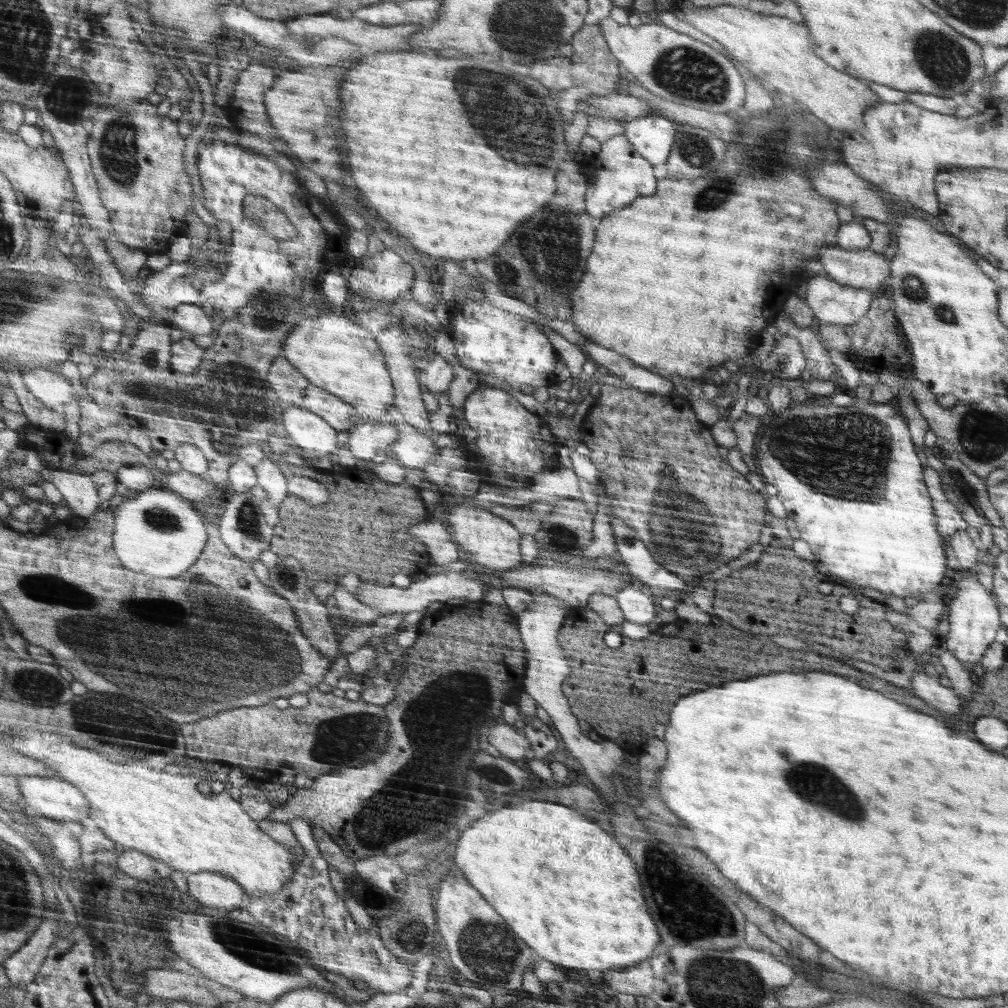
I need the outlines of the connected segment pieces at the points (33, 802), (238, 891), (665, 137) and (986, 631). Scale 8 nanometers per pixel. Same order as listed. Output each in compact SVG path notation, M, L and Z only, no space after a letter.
M56 776L19 777L23 805L52 820L80 821L89 814L89 802L68 780Z
M200 871L186 875L188 892L202 904L214 908L232 910L240 906L245 892L233 878L212 871Z
M652 114L626 121L623 125L624 131L626 131L623 136L628 138L630 144L633 144L633 147L646 160L649 160L653 165L664 164L667 161L673 151L673 145L676 143L676 122L660 114Z
M965 569L957 574L953 580L957 586L955 597L948 605L946 620L949 622L949 633L946 636L948 650L961 662L961 665L969 672L975 664L979 664L982 655L996 636L1000 628L999 602L992 593L992 589L984 588L984 585L977 579L976 574Z

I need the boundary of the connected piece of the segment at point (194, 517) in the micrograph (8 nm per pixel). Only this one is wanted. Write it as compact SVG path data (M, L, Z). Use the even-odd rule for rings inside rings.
M150 488L146 492L140 491L136 498L132 496L134 494L123 499L126 502L116 502L110 508L116 521L113 546L121 563L130 570L164 578L174 578L188 571L205 551L208 534L202 516L188 500L168 490Z

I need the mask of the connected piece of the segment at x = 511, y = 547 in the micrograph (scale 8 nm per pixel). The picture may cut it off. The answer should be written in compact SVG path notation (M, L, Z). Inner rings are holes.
M469 502L453 503L445 514L448 526L452 528L451 540L454 541L458 547L470 553L472 558L471 566L483 565L490 566L495 573L507 573L516 566L522 566L522 556L520 556L520 532L506 520L490 514L486 510L474 508L474 505L469 505Z

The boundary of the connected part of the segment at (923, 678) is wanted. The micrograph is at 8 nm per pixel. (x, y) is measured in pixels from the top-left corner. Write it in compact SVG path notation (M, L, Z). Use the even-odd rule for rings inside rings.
M919 665L919 671L912 678L912 686L918 698L933 706L944 716L958 716L962 710L962 701L956 696L954 689L943 686L934 677L925 673Z

